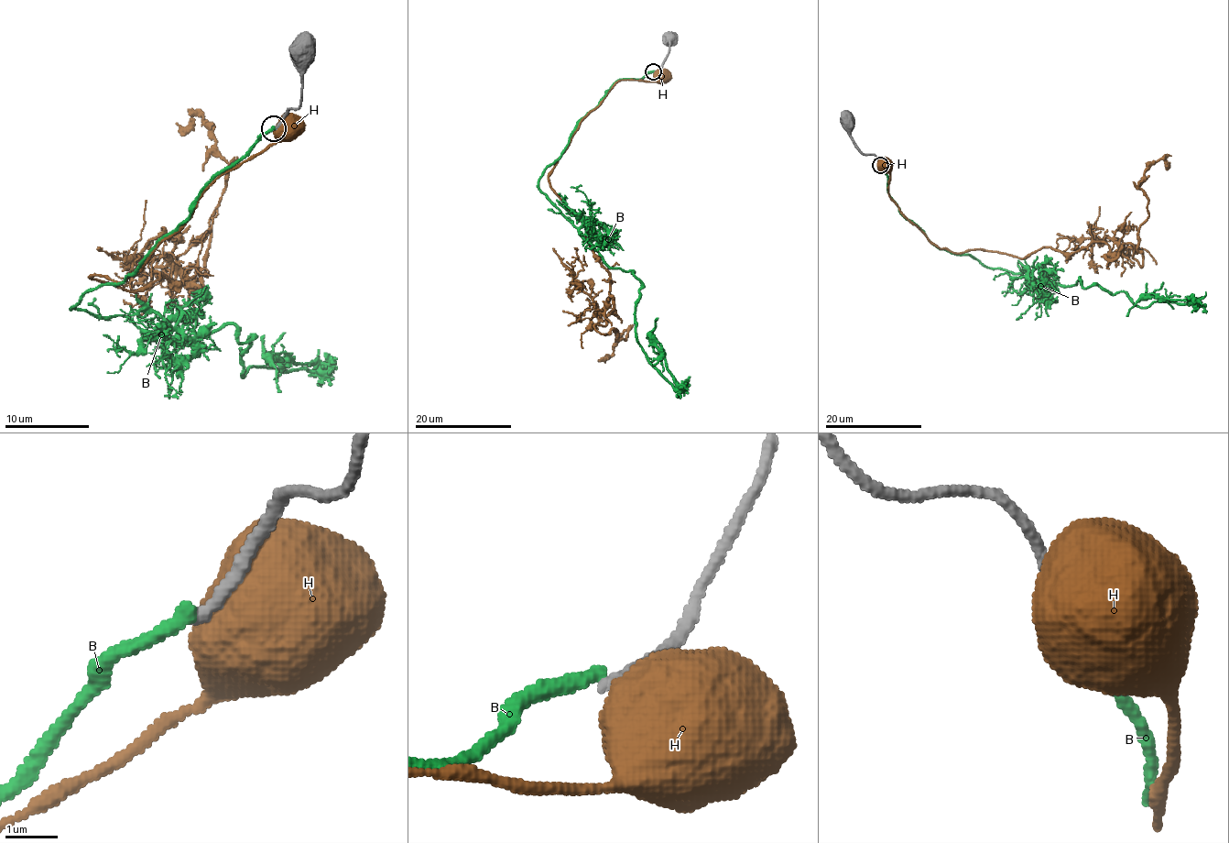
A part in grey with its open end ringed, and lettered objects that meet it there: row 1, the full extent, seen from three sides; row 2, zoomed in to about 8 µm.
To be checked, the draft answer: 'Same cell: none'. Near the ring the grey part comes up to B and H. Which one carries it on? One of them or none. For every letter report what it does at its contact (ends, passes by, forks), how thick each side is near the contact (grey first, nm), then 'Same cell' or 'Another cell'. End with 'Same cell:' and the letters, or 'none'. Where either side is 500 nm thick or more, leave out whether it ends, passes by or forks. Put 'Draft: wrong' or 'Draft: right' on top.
Draft: right
B: It ends there. Thickness 240 nm (grey) against 320 nm. Another cell
H: Thickness 320 nm (grey) against 600 nm. Another cell
Same cell: none

